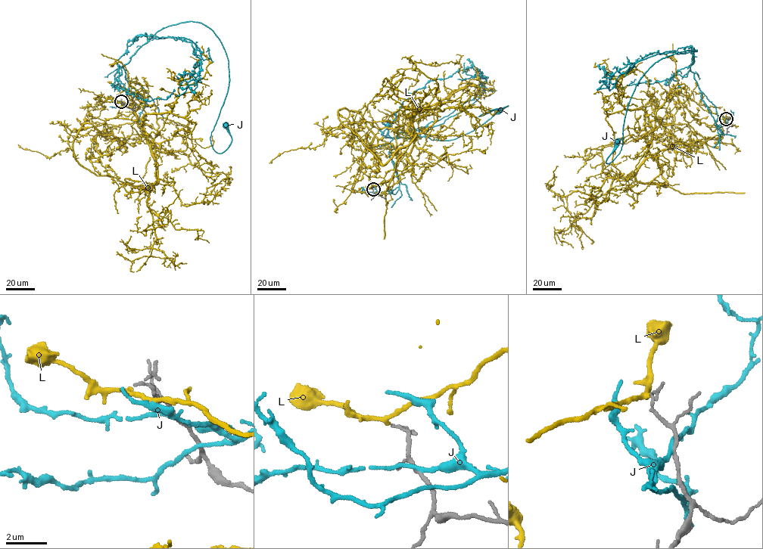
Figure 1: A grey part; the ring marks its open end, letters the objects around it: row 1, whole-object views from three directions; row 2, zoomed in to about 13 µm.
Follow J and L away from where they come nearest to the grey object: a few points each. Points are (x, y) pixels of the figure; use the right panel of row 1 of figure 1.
J: (727, 121), (717, 126), (701, 98), (697, 51), (678, 52), (636, 86), (606, 163), (617, 141)
L: (726, 117), (707, 126), (671, 92), (656, 110), (646, 157), (675, 140), (651, 98), (681, 131), (708, 116)

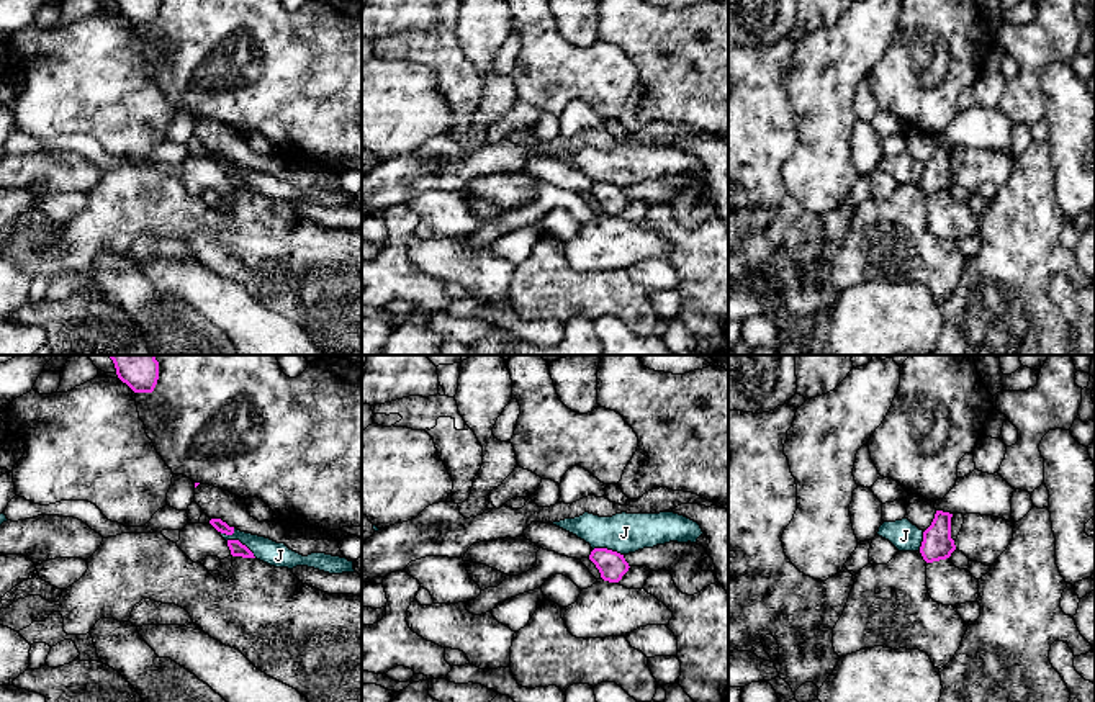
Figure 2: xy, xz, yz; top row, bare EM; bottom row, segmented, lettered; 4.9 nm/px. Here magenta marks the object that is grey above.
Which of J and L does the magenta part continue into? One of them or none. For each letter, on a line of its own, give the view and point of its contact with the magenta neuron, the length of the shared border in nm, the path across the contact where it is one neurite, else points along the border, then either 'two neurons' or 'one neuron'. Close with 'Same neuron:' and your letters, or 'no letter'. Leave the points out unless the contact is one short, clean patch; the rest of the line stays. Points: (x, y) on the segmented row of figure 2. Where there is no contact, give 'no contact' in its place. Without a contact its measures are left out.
J: xy (239, 542) | 170 nm | along xy (226, 540), (239, 540), (256, 557) | two neurons
L: no contact | two neurons
Same neuron: no letter

